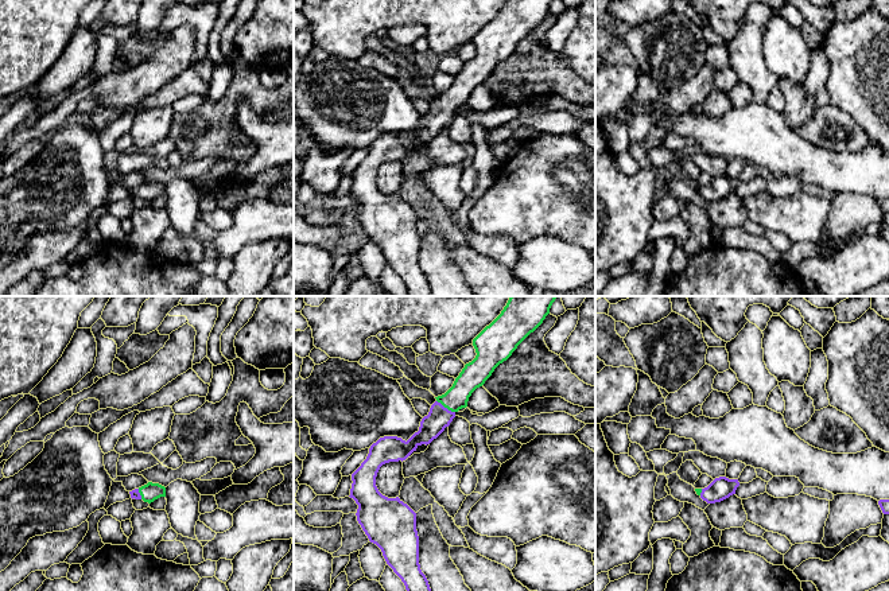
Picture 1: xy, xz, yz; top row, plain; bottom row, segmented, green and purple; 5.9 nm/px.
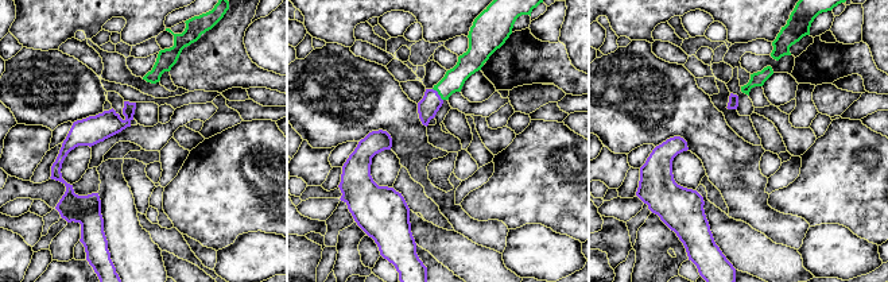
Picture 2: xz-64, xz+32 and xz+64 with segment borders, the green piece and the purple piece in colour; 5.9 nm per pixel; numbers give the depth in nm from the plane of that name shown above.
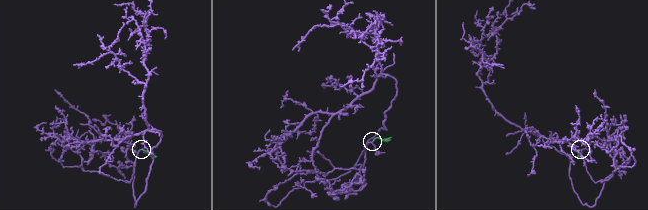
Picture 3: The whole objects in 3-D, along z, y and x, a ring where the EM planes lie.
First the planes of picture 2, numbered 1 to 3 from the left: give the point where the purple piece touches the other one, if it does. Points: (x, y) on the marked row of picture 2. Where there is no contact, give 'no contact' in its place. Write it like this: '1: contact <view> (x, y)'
1: no contact
2: contact xz+32 (438, 93)
3: no contact

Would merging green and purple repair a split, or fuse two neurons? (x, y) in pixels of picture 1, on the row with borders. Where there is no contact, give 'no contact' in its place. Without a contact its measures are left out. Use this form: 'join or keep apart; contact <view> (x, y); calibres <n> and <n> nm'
join; contact xz (446, 407); calibres 150 and 140 nm

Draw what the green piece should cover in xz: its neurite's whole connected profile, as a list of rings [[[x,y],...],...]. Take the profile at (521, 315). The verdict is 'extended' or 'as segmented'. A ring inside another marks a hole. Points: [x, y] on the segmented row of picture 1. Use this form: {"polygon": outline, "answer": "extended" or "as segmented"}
{"polygon": [[[511,296],[501,314],[473,339],[475,358],[465,365],[444,394],[435,397],[419,431],[407,442],[397,436],[380,438],[352,474],[349,497],[358,505],[357,521],[369,541],[381,549],[387,564],[407,591],[431,591],[419,564],[416,513],[399,497],[388,498],[378,491],[376,477],[380,467],[389,462],[403,462],[419,446],[436,439],[455,413],[467,407],[471,393],[543,323],[555,299],[556,296]]], "answer": "extended"}

